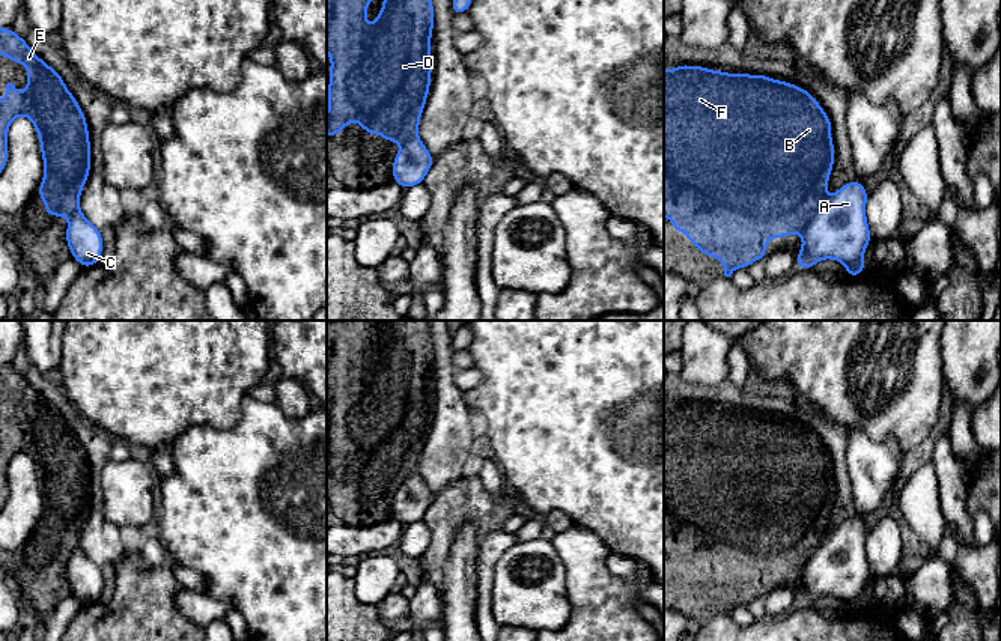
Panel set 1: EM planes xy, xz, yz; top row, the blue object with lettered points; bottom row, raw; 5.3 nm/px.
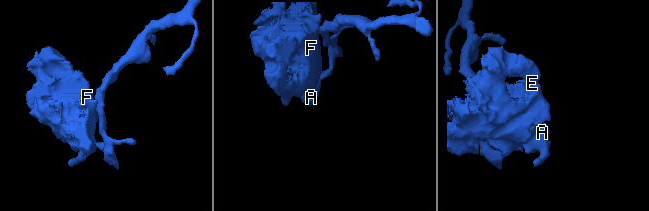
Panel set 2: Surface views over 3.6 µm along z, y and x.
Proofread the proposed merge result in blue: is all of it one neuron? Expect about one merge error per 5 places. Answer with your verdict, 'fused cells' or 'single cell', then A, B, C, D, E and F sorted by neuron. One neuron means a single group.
fused cells; groups A C / B D E F

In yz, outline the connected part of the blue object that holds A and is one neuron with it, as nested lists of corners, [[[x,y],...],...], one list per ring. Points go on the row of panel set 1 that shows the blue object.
[[[861,179],[843,184],[804,229],[796,268],[813,269],[819,260],[834,259],[846,266],[846,277],[866,272],[863,257],[873,241],[866,217],[867,197]]]

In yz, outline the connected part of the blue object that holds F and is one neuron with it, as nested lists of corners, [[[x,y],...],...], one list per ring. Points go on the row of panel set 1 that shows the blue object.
[[[677,63],[673,71],[664,69],[664,217],[673,223],[673,232],[685,232],[692,247],[698,247],[703,256],[718,257],[724,263],[724,275],[730,277],[738,268],[748,268],[754,260],[765,260],[766,242],[774,235],[780,241],[786,235],[798,235],[808,226],[822,205],[826,202],[826,187],[835,159],[835,146],[831,140],[832,123],[805,89],[769,78],[763,75],[750,75],[745,72],[727,74],[717,69],[706,69],[698,63],[694,66]]]

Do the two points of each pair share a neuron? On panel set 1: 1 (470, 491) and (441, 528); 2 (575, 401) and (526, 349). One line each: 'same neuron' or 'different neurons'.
1: same neuron
2: same neuron

